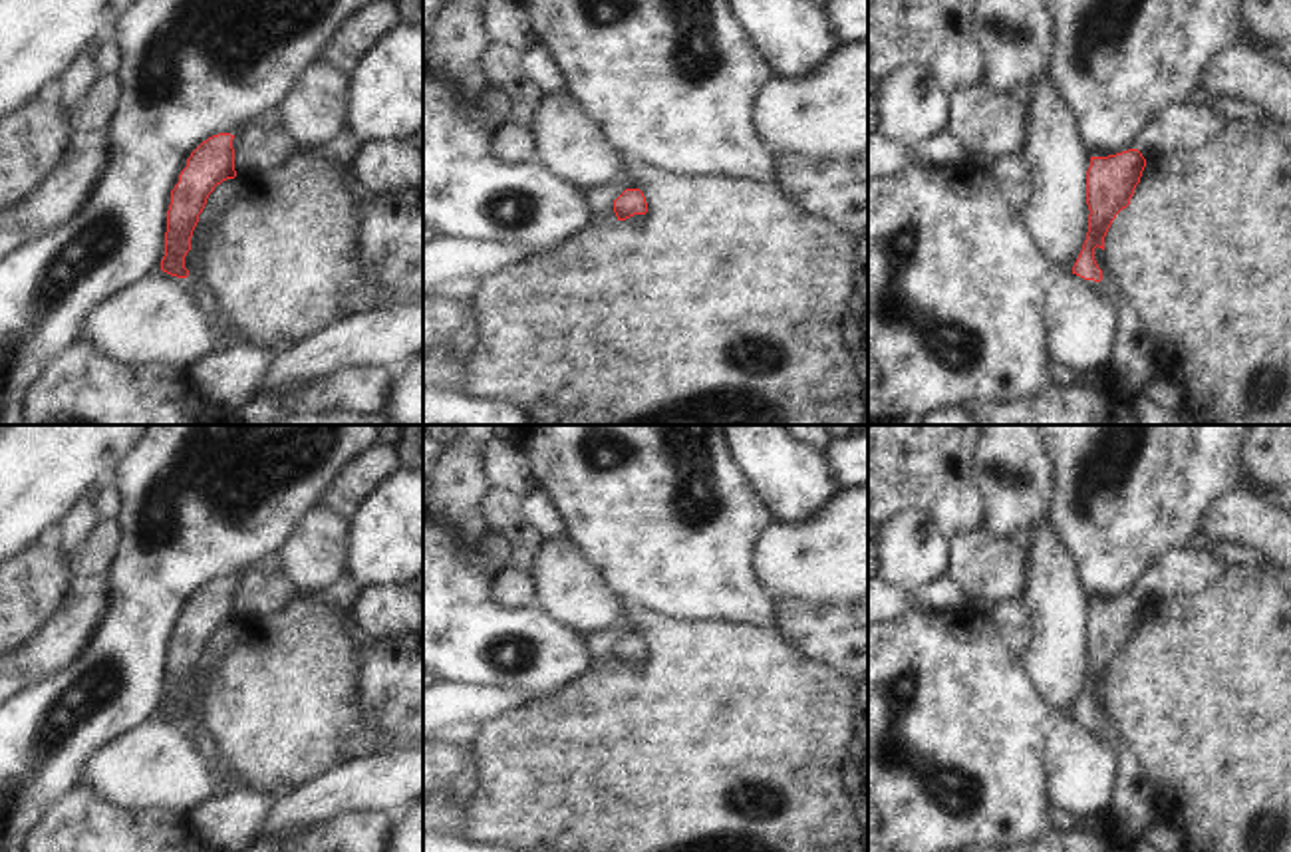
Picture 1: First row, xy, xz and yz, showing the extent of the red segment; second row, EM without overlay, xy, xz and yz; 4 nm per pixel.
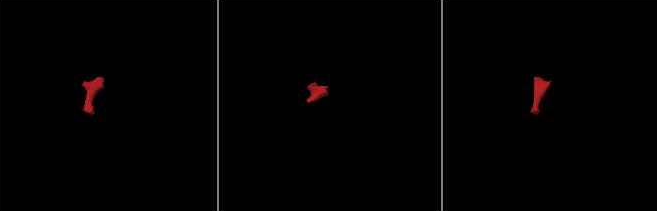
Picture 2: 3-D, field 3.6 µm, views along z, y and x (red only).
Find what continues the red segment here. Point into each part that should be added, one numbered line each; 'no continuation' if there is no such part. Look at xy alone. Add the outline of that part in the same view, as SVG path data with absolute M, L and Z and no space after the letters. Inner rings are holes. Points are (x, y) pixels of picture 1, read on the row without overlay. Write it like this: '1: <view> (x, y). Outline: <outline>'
no continuation

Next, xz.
no continuation

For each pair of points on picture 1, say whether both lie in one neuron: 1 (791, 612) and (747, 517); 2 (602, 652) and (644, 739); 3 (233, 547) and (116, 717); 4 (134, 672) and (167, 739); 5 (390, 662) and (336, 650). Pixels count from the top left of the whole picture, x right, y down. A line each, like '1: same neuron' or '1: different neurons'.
1: different neurons
2: different neurons
3: same neuron
4: different neurons
5: different neurons

